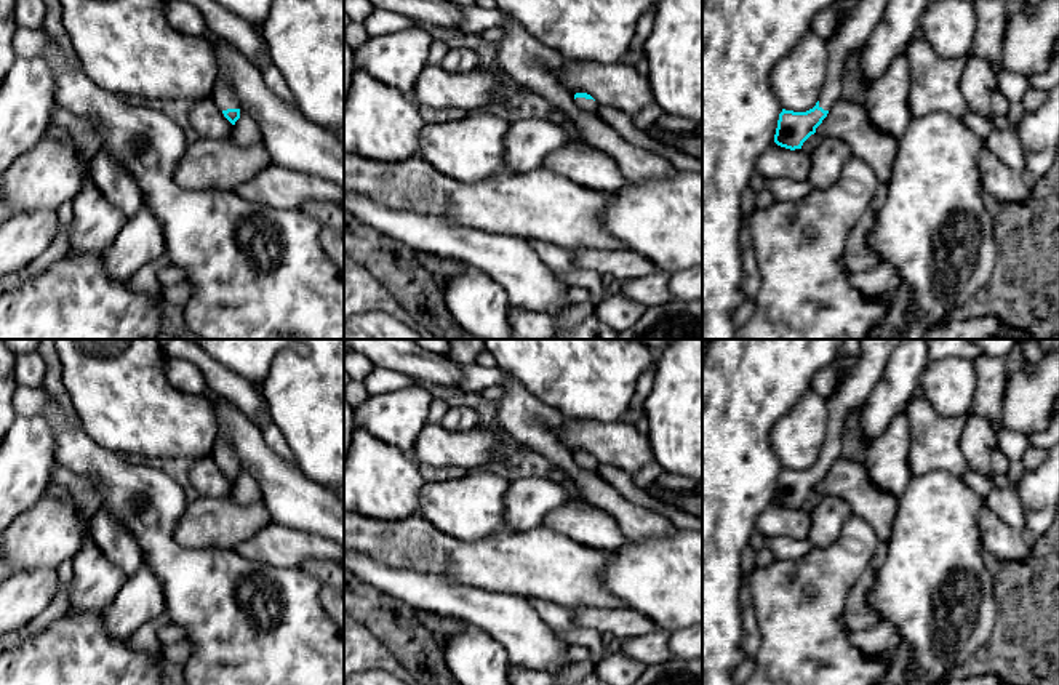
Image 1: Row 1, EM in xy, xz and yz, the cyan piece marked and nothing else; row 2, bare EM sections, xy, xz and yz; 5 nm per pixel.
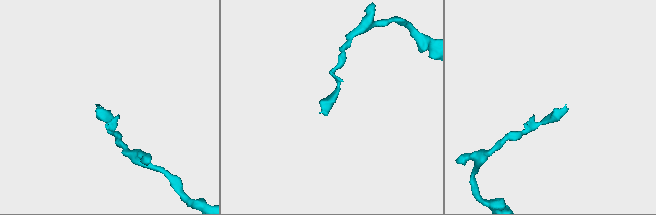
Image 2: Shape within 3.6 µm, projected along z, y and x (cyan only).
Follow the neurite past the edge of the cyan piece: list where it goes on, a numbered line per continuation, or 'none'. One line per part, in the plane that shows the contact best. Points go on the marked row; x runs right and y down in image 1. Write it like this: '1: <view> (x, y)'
1: xz (591, 106)

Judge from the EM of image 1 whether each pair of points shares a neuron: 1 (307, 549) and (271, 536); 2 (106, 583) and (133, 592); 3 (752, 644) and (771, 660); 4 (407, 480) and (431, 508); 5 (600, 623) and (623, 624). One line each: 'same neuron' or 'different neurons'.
1: same neuron
2: different neurons
3: different neurons
4: different neurons
5: same neuron

